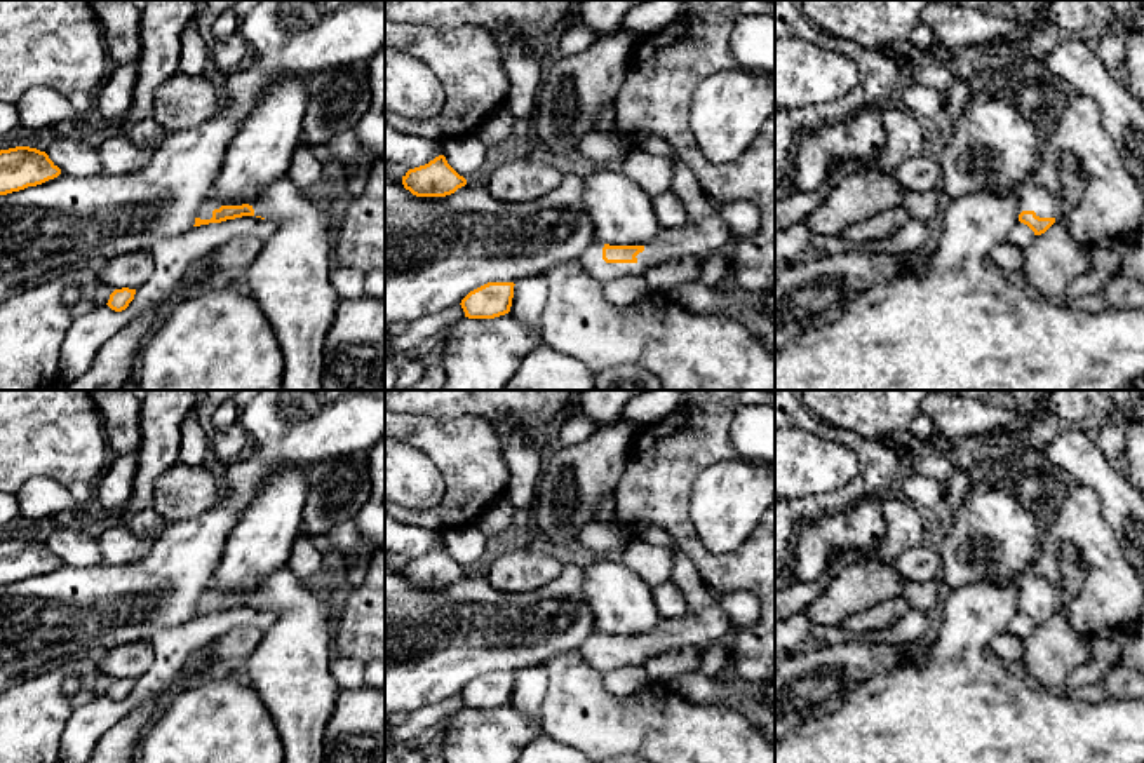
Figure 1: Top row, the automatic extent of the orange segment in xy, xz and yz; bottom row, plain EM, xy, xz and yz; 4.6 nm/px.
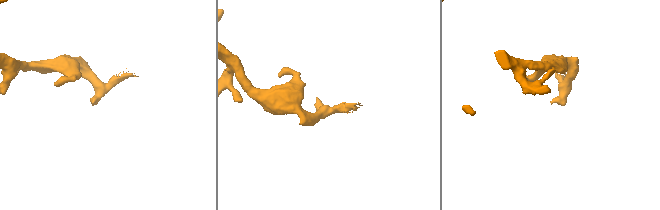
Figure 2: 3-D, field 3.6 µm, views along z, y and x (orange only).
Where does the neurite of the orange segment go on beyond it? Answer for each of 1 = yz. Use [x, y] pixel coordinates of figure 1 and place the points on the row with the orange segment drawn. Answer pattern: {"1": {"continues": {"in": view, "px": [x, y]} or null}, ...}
{"1": {"continues": null}}

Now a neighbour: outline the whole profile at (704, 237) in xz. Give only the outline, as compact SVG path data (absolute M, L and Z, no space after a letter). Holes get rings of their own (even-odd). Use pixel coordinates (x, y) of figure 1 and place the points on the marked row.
M716 211L700 221L686 221L681 226L665 228L660 235L644 244L636 263L606 263L602 260L602 242L594 242L580 258L583 270L601 282L623 275L644 275L646 270L683 256L716 254L731 239L723 216Z

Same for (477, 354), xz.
M510 314L495 319L463 317L444 333L435 355L446 371L441 390L501 390L540 341L540 331Z

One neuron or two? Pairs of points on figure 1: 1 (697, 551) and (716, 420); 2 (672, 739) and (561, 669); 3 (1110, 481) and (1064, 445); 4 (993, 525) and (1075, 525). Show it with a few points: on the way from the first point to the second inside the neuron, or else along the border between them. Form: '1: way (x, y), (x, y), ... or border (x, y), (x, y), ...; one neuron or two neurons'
1: way (678, 518), (678, 459), (683, 453); one neuron
2: way (645, 725), (617, 725), (589, 697); one neuron
3: way (1099, 474), (1075, 455); one neuron
4: border (1043, 525), (1040, 551), (1031, 565); two neurons

